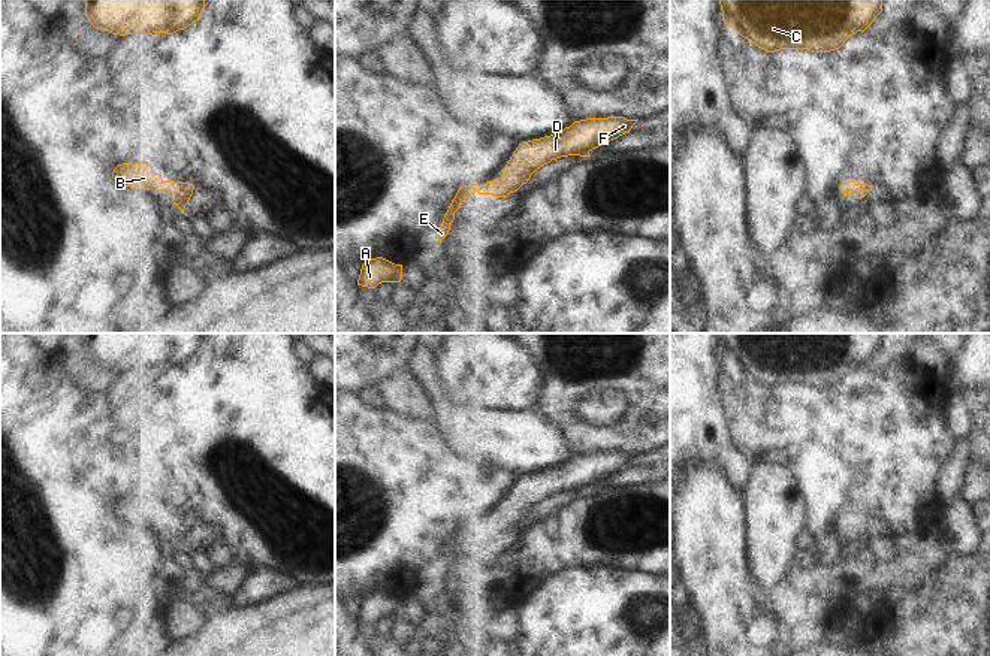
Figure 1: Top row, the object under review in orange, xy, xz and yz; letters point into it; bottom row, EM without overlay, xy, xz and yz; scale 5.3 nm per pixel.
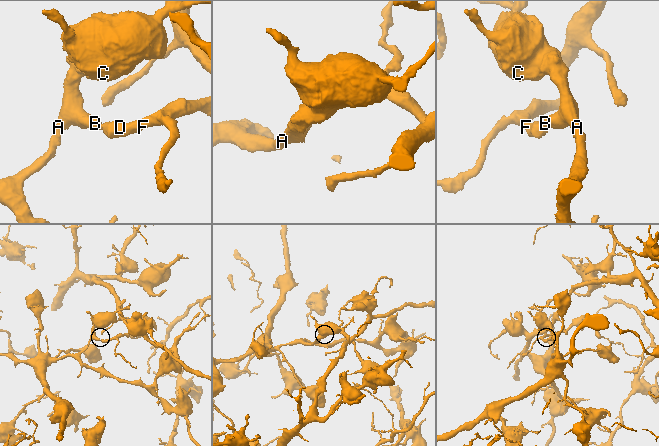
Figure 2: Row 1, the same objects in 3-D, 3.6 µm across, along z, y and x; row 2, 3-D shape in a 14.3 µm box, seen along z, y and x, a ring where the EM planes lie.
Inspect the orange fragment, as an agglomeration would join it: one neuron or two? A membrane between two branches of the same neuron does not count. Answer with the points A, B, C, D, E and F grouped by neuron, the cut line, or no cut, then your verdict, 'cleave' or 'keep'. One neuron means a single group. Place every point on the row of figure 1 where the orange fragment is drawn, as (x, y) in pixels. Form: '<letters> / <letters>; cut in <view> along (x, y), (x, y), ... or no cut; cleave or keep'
A B C D E F; no cut; keep

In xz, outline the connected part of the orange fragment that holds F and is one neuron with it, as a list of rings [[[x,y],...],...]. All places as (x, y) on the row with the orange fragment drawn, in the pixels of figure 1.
[[[624,117],[586,118],[574,121],[559,133],[519,143],[498,182],[488,181],[483,185],[473,184],[459,187],[435,238],[441,244],[449,235],[455,212],[461,208],[461,203],[476,191],[479,194],[507,197],[526,184],[531,175],[541,166],[568,155],[588,157],[592,149],[630,133],[637,121],[639,120],[627,120]]]

